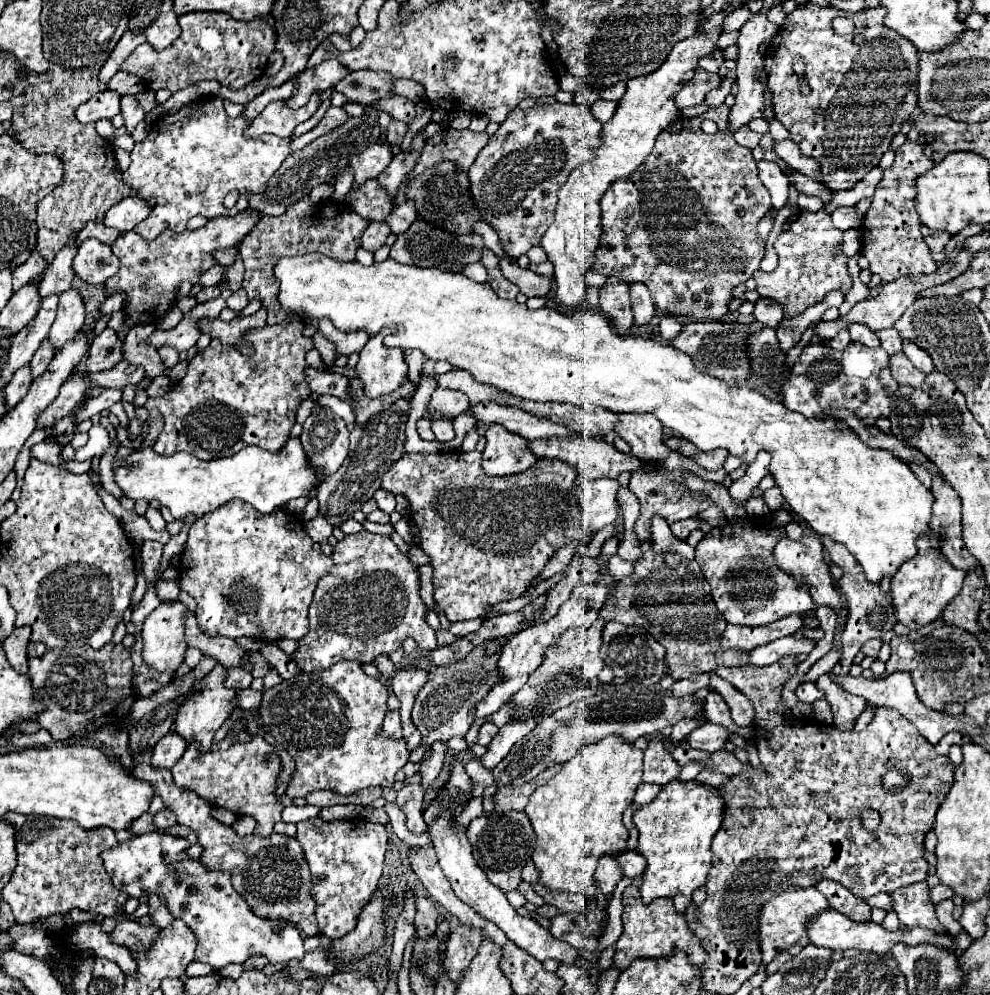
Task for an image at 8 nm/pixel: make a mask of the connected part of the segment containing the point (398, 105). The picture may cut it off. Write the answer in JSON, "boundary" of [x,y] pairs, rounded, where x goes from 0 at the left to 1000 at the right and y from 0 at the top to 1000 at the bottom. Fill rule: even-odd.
{"boundary":[[[399,94],[399,97],[391,97],[387,99],[387,112],[395,114],[397,120],[403,120],[407,124],[415,124],[419,120],[419,110],[417,104],[405,95]]]}

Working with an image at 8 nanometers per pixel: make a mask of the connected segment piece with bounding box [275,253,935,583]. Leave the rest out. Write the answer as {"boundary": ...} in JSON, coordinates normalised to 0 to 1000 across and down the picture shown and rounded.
{"boundary":[[[324,254],[284,258],[278,268],[278,278],[284,284],[280,303],[292,319],[332,319],[338,329],[351,335],[367,331],[371,337],[377,337],[391,329],[395,333],[389,339],[391,349],[403,349],[407,353],[423,351],[431,361],[454,363],[458,369],[474,373],[484,385],[506,389],[506,393],[514,393],[526,401],[579,407],[597,405],[619,415],[654,413],[660,415],[670,429],[696,441],[708,453],[730,449],[753,465],[759,465],[767,453],[779,455],[777,475],[797,510],[827,538],[837,538],[841,544],[856,548],[880,586],[888,586],[894,578],[902,578],[912,562],[926,556],[924,544],[940,534],[942,495],[934,491],[918,467],[904,461],[900,453],[876,449],[862,431],[845,427],[843,421],[815,421],[805,413],[797,413],[787,401],[757,391],[757,387],[736,389],[718,377],[706,375],[700,369],[698,359],[676,345],[623,337],[615,327],[615,321],[607,315],[583,313],[579,317],[569,317],[553,309],[536,313],[532,307],[502,298],[494,284],[480,284],[468,274],[405,266],[395,258],[373,268],[367,268],[363,262],[338,262]]]}

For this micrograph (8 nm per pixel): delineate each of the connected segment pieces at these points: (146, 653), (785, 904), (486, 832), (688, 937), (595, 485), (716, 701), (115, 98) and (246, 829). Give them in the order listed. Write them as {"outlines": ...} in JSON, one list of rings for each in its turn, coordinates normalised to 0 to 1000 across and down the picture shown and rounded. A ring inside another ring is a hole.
{"outlines":[[[[161,608],[144,626],[144,664],[159,676],[175,676],[183,670],[187,660],[185,640],[187,608]]],[[[823,891],[815,893],[799,893],[799,895],[789,895],[775,908],[771,908],[767,916],[767,952],[771,960],[771,968],[775,970],[785,958],[795,956],[799,960],[807,960],[813,950],[817,950],[815,938],[813,938],[813,928],[819,920],[835,914],[837,908],[833,899],[829,899]]],[[[506,817],[506,819],[486,819],[472,831],[472,843],[478,849],[478,859],[482,869],[490,875],[492,883],[506,895],[522,893],[526,885],[526,873],[536,865],[540,853],[540,837],[530,817]]],[[[641,889],[631,891],[629,895],[629,938],[621,946],[621,962],[619,972],[629,976],[635,972],[643,962],[676,962],[682,954],[696,954],[700,952],[698,945],[702,944],[696,936],[692,922],[680,912],[678,904],[662,904],[656,910],[649,910],[645,893]]],[[[603,481],[597,485],[591,485],[583,493],[583,506],[589,512],[591,526],[597,530],[599,536],[613,530],[617,524],[623,522],[623,495],[625,485],[619,481]]],[[[716,694],[714,707],[712,707],[712,723],[718,725],[718,727],[734,731],[734,735],[744,735],[738,719],[736,719],[734,707],[722,694]]],[[[100,91],[94,99],[86,102],[78,108],[76,116],[80,124],[96,124],[100,120],[112,120],[120,114],[120,93],[116,91]]],[[[245,819],[239,823],[239,827],[235,827],[235,833],[241,837],[241,839],[252,839],[256,837],[258,833],[258,823],[252,823],[252,819]]]]}

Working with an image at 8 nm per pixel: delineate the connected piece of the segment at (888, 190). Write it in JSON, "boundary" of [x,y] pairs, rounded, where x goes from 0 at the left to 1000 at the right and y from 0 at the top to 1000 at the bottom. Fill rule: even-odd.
{"boundary":[[[914,144],[914,146],[910,146],[904,152],[904,164],[898,170],[892,172],[892,180],[888,182],[888,186],[884,190],[882,204],[880,204],[878,211],[874,215],[874,219],[878,219],[877,216],[884,216],[882,218],[884,219],[884,228],[874,230],[870,256],[874,256],[878,260],[878,272],[886,274],[892,284],[904,282],[904,280],[908,280],[908,278],[912,278],[916,274],[924,274],[926,276],[926,274],[942,274],[942,272],[946,272],[946,264],[942,262],[938,248],[934,248],[934,240],[932,240],[930,232],[928,232],[930,222],[928,222],[928,216],[926,216],[924,206],[922,206],[922,202],[924,202],[924,180],[928,176],[932,176],[938,168],[942,168],[942,164],[932,154],[930,144]]]}

